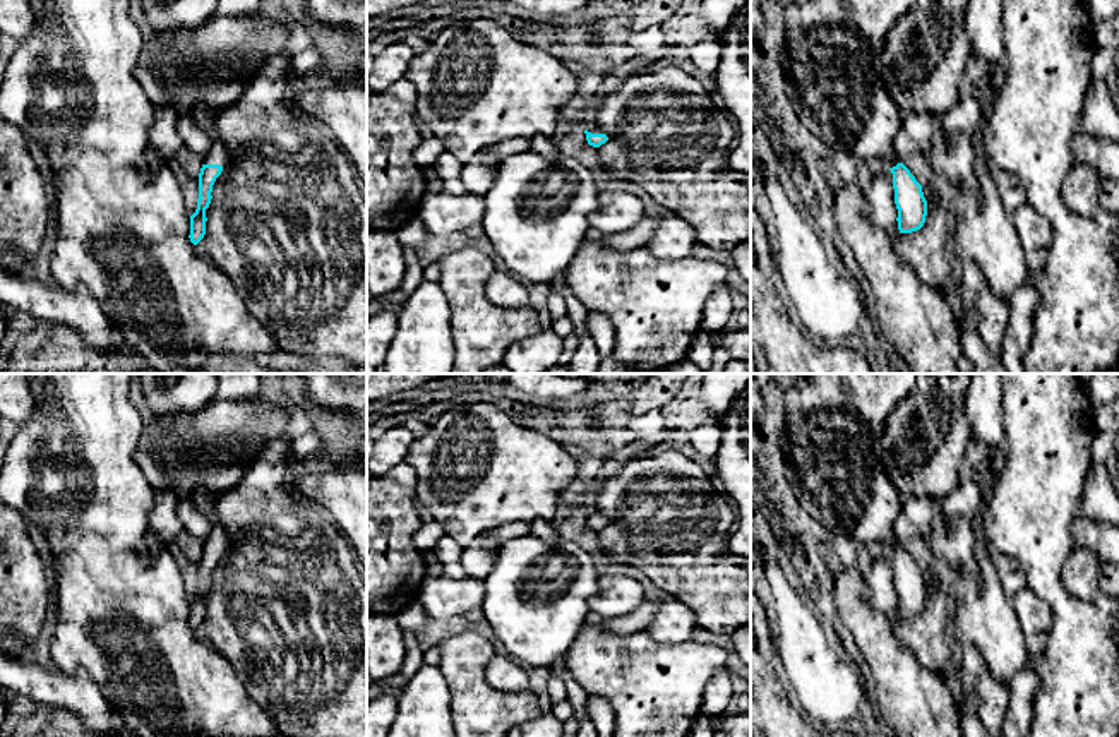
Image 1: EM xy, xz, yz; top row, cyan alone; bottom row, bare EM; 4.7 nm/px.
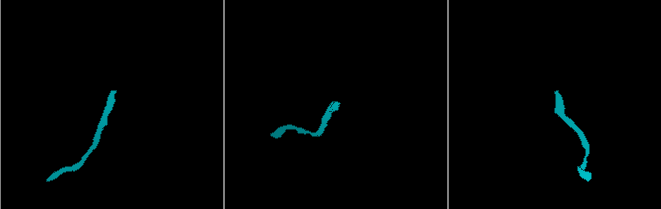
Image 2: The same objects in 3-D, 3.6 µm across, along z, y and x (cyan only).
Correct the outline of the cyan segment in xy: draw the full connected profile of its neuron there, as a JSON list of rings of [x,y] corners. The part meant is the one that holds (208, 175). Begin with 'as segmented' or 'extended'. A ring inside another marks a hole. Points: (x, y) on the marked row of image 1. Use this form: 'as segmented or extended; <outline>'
extended; [[[197,105],[188,111],[190,118],[211,135],[211,147],[202,158],[202,168],[199,173],[199,199],[197,209],[190,216],[190,242],[197,245],[206,235],[206,209],[211,204],[211,192],[216,178],[221,175],[223,166],[228,163],[226,147],[218,134],[216,113],[204,105]]]

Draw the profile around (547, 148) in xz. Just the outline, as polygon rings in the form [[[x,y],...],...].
[[[536,135],[530,139],[530,151],[540,154],[542,158],[545,158],[550,163],[560,163],[560,153],[559,153],[559,141],[543,137],[543,135]]]

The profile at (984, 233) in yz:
[[[966,57],[958,84],[958,98],[973,96],[984,105],[984,122],[977,132],[977,192],[966,187],[958,190],[954,204],[954,230],[951,254],[960,261],[978,266],[989,288],[1008,303],[1013,293],[1028,279],[1025,249],[1014,228],[1013,216],[1006,211],[994,178],[989,173],[985,151],[985,125],[990,103],[990,65]]]

